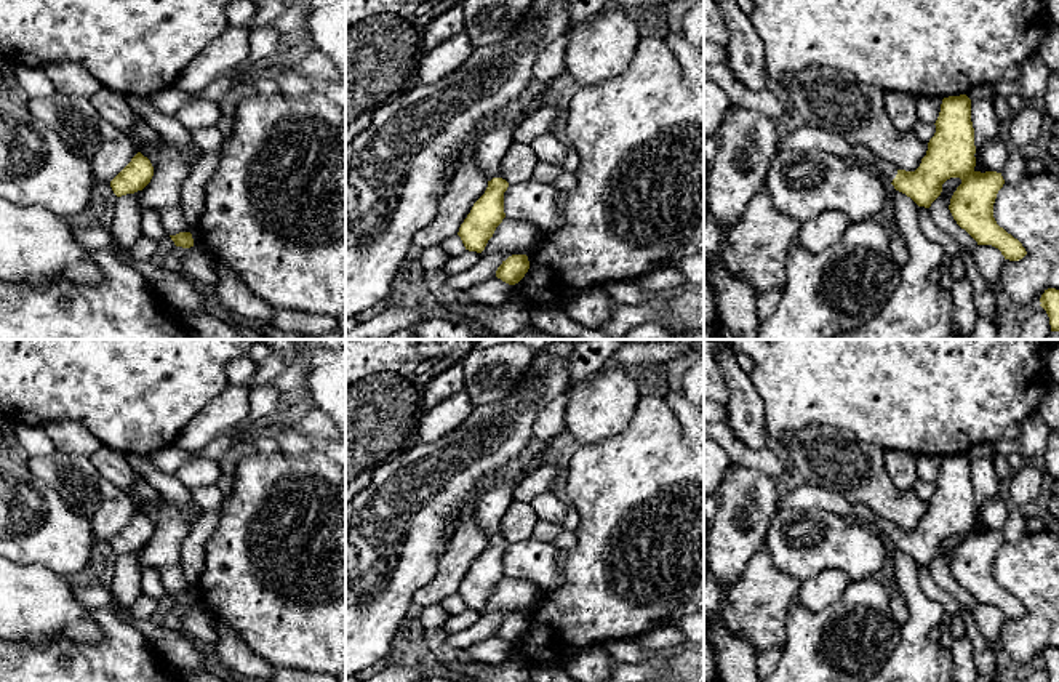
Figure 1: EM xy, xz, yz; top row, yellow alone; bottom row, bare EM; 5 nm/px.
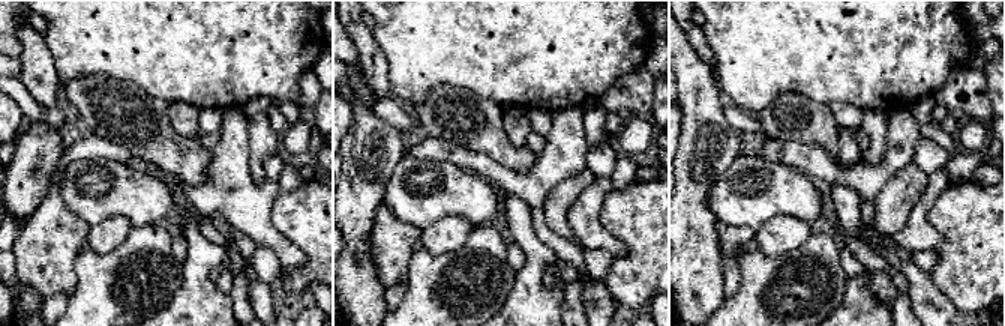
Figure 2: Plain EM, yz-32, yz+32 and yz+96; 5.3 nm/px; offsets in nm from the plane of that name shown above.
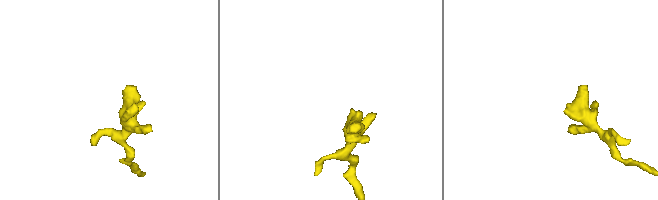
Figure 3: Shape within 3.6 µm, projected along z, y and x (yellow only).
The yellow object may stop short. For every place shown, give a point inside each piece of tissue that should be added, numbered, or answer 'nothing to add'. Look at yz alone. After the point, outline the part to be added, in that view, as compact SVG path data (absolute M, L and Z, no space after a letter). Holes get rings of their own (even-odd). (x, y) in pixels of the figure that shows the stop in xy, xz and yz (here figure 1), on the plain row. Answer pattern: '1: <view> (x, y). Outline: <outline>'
1: yz (807, 497). Outline: M803 483L787 495L782 495L777 503L777 511L779 509L824 509L841 517L853 517L859 524L878 532L888 543L893 541L899 528L893 522L872 512L869 507L853 504L843 495L811 483Z

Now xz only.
1: xz (490, 505). Outline: M509 472L488 482L475 496L474 514L478 525L486 532L488 540L501 536L499 524L509 506L514 503L515 487L517 480Z

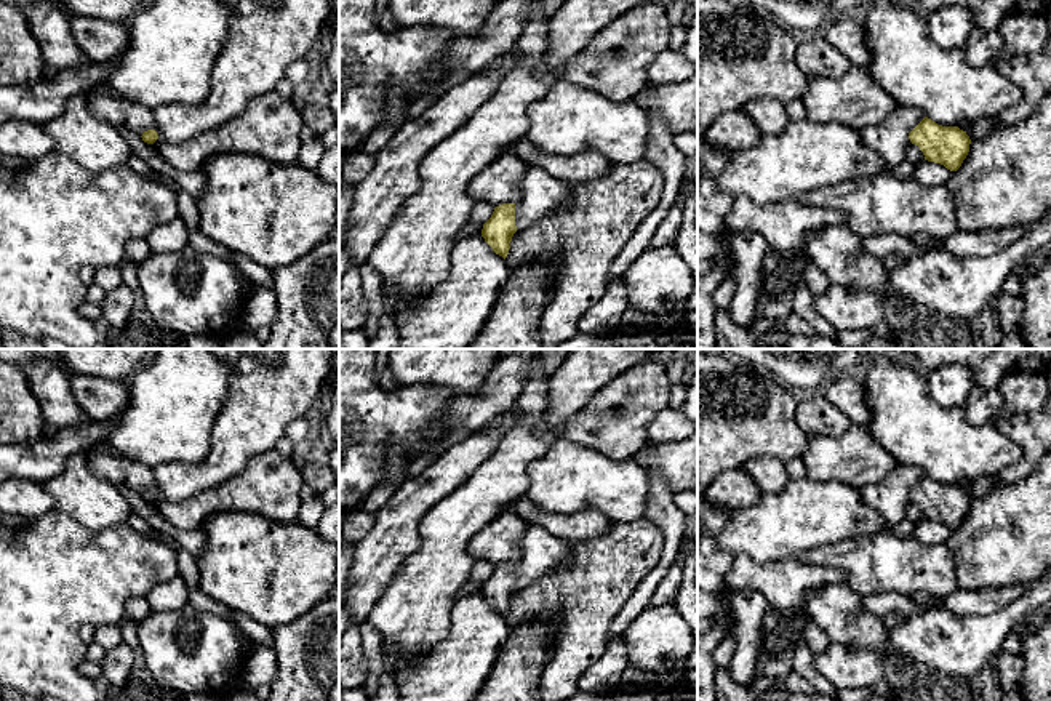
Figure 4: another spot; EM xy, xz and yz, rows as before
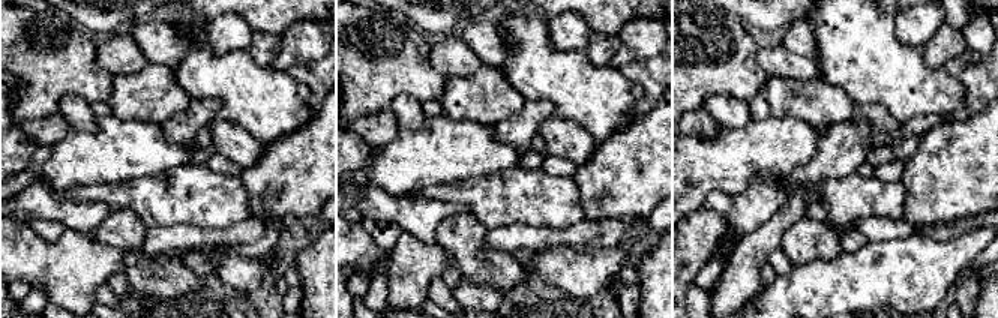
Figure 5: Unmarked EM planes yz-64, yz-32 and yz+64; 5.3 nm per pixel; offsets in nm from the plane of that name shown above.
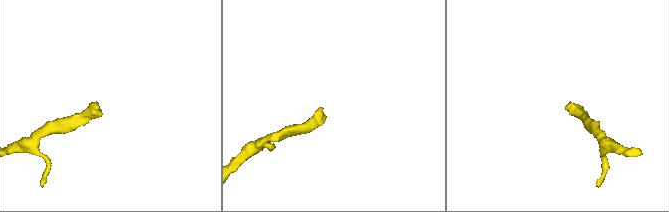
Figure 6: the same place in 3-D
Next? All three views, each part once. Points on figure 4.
1: xz (541, 551). Outline: M529 525L522 541L522 557L515 562L517 589L529 586L547 571L560 567L569 554L569 541Z

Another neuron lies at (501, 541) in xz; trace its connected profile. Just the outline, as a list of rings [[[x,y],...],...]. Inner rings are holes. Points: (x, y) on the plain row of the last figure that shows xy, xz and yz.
[[[506,511],[482,528],[469,544],[469,554],[493,565],[517,562],[522,557],[522,541],[529,523],[517,512]]]

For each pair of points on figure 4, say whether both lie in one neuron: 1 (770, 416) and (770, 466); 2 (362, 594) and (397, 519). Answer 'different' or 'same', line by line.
1: different
2: same

